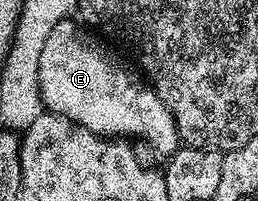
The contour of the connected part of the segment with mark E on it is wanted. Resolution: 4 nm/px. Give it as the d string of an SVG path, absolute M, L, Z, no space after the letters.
M71 22L58 23L43 42L39 58L39 97L43 100L44 108L50 114L65 117L69 121L89 129L95 135L130 137L132 140L150 144L160 156L174 155L181 146L175 118L173 113L169 113L169 109L161 101L161 97L157 97L151 84L142 74L136 73L134 70L131 72L106 47L108 44L98 34L92 33L86 26L80 25L78 22L75 22L76 24Z

